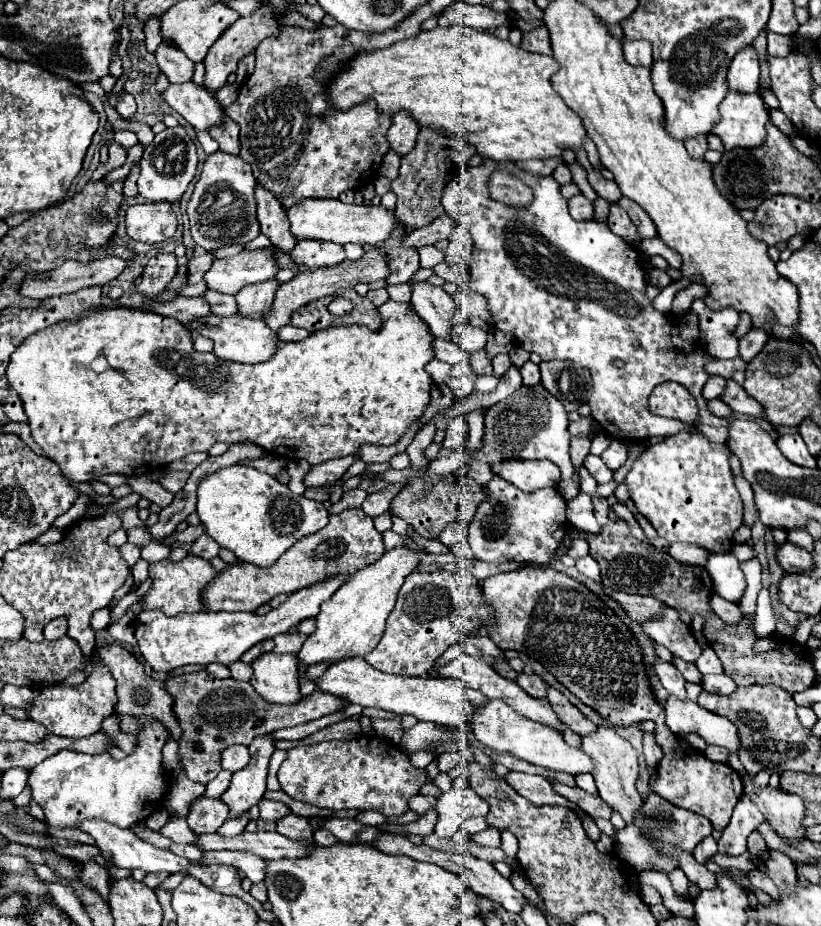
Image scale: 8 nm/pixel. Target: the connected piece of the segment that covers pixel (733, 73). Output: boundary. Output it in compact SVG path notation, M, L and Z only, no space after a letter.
M746 47L732 59L726 75L726 83L730 91L756 93L758 77L760 77L760 65L756 59L756 51L752 51L752 47Z

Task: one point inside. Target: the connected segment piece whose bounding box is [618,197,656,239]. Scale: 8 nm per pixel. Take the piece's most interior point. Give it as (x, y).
(637, 214)

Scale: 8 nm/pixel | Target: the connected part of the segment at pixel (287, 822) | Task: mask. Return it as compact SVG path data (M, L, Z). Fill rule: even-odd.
M288 813L284 819L280 819L276 823L278 833L288 835L290 839L310 839L312 837L312 829L310 829L310 821L306 817Z

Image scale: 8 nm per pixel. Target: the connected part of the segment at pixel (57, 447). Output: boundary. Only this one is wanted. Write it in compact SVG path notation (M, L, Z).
M388 301L384 307L378 309L384 327L380 331L370 331L368 327L360 325L350 325L350 327L330 327L328 331L318 331L312 333L308 339L298 341L298 343L278 343L278 351L270 361L248 365L248 363L234 363L234 361L224 361L216 357L214 353L198 353L194 351L194 341L192 341L192 331L186 329L180 321L162 317L162 315L150 315L148 311L142 309L130 309L130 307L112 307L112 309L100 309L96 315L88 315L84 323L72 323L72 327L64 327L64 323L58 323L56 327L48 327L48 331L40 331L28 339L28 343L22 343L10 359L6 377L10 385L18 391L24 411L30 419L30 429L34 435L34 441L50 455L52 461L58 463L62 473L72 479L72 481L88 481L88 477L100 477L108 473L116 475L146 475L152 469L160 469L170 465L176 459L182 459L188 453L194 451L204 451L208 453L210 447L218 441L222 443L242 443L250 441L258 447L262 447L266 453L280 455L284 459L306 459L310 465L324 463L328 459L338 459L346 455L354 455L356 449L364 443L374 443L374 445L392 445L396 443L406 429L410 427L412 421L420 419L428 401L430 401L430 389L432 389L432 379L424 371L426 363L434 359L432 355L432 333L428 331L428 325L414 313L412 305L408 303L396 303Z

